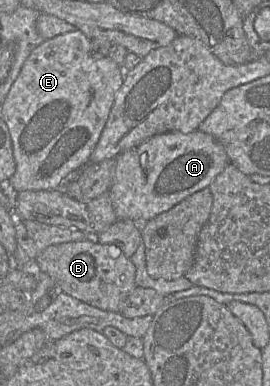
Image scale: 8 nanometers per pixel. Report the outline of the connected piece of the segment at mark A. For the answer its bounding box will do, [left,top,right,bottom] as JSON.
[109,130,230,224]

